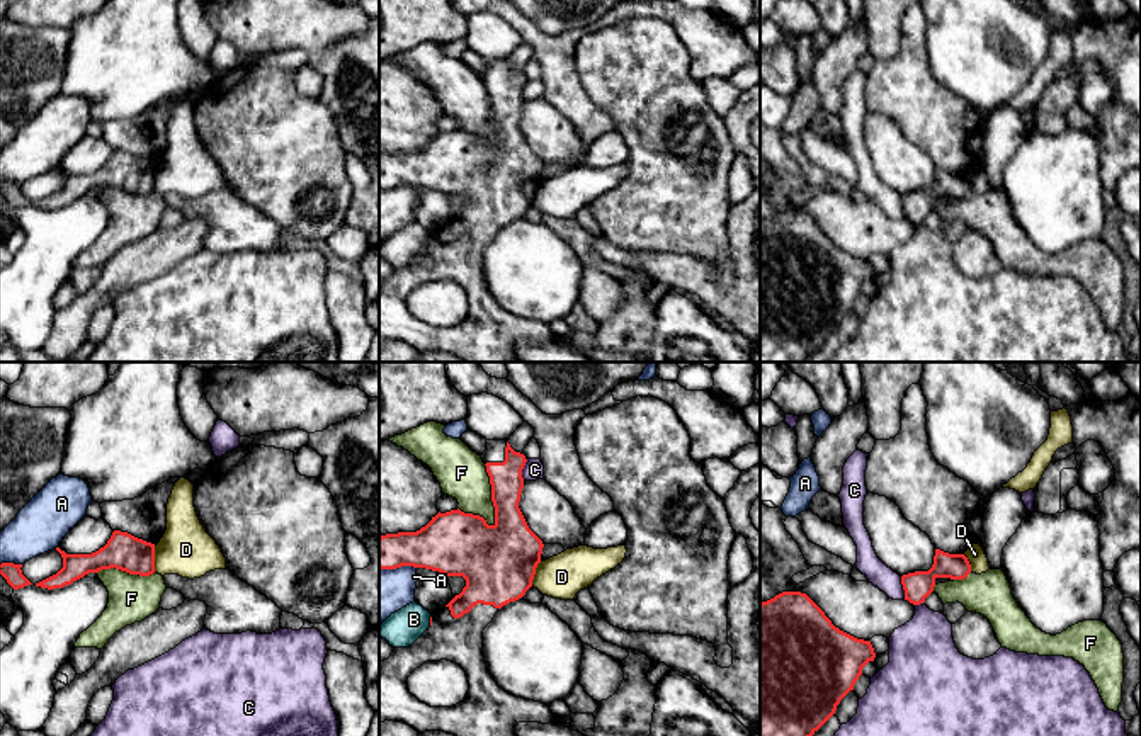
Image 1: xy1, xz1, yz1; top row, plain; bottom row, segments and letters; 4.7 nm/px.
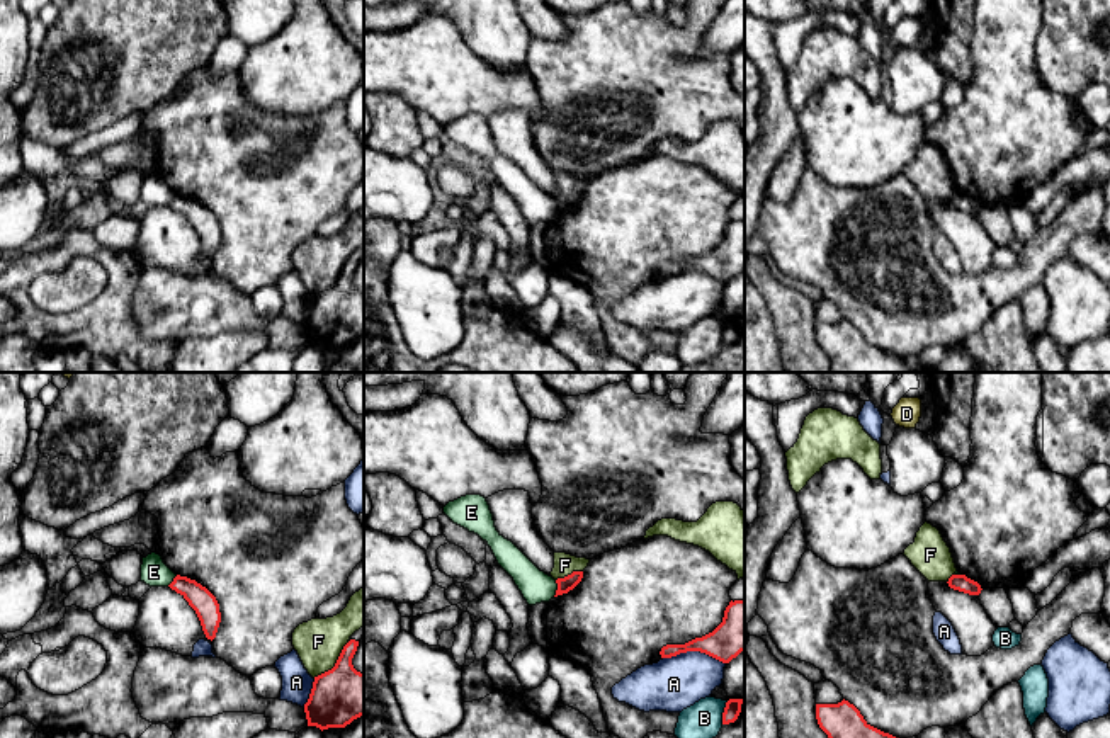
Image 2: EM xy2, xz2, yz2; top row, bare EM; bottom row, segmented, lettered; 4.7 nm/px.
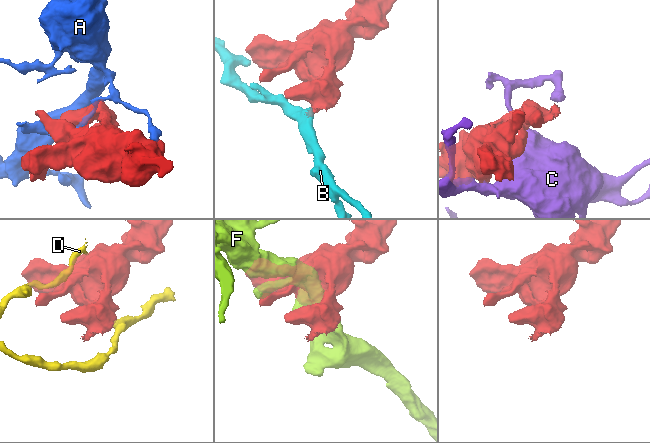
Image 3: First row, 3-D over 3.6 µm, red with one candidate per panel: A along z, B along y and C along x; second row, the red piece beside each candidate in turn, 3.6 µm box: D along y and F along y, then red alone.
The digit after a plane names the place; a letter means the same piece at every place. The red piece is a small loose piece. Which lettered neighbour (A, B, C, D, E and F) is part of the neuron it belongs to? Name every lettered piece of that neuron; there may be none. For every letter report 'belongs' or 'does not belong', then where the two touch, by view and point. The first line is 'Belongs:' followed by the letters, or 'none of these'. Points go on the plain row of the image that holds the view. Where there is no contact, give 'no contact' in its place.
Belongs: none of these
A: does not belong; meets red in xz2 at (694, 269)
B: does not belong; meets red in xz2 at (723, 332)
C: does not belong; meets red in yz1 at (903, 208)
D: does not belong; meets red in xy1 at (153, 179)
E: does not belong; meets red in xz2 at (558, 208)
F: does not belong; meets red in xz1 at (492, 114)

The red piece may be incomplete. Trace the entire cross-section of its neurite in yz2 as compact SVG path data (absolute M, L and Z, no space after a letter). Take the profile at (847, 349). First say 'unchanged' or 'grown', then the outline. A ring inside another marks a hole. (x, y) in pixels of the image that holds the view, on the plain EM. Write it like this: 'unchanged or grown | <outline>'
unchanged | M845 318L816 323L816 338L830 357L830 372L915 372L906 360L870 345Z

